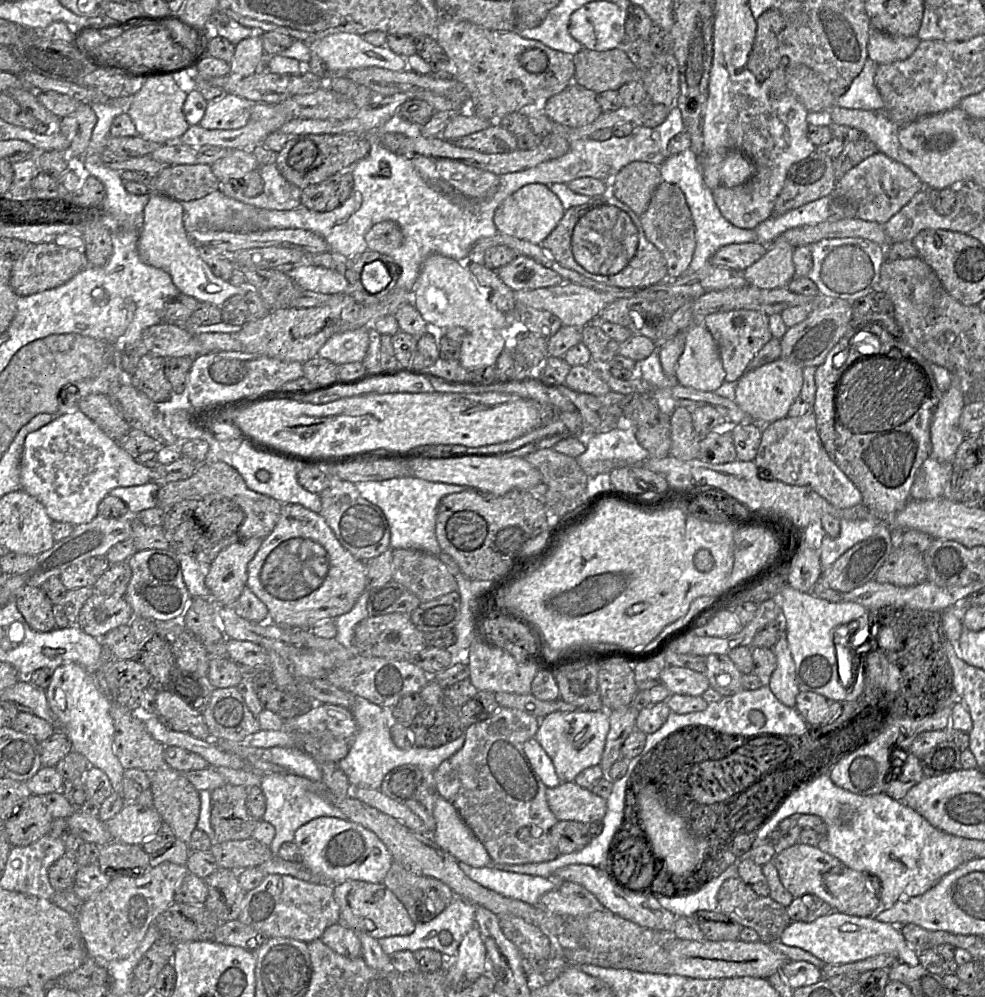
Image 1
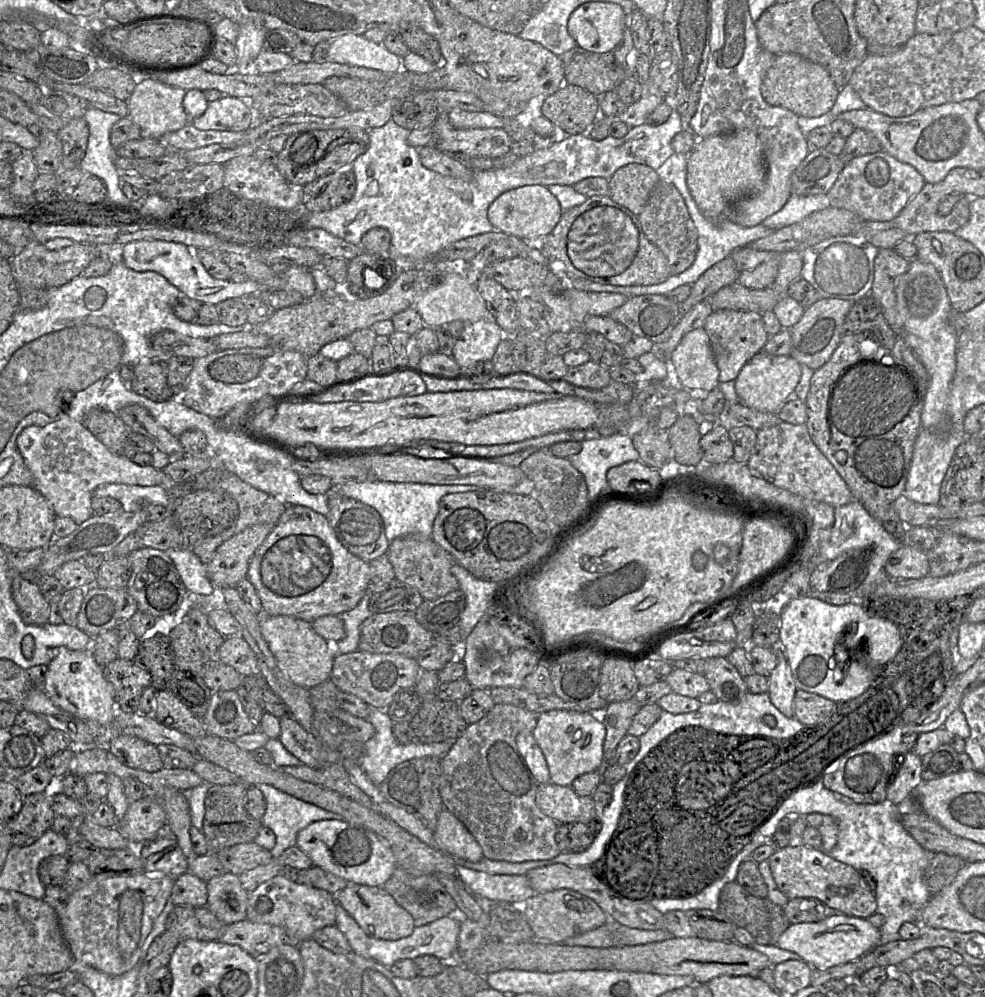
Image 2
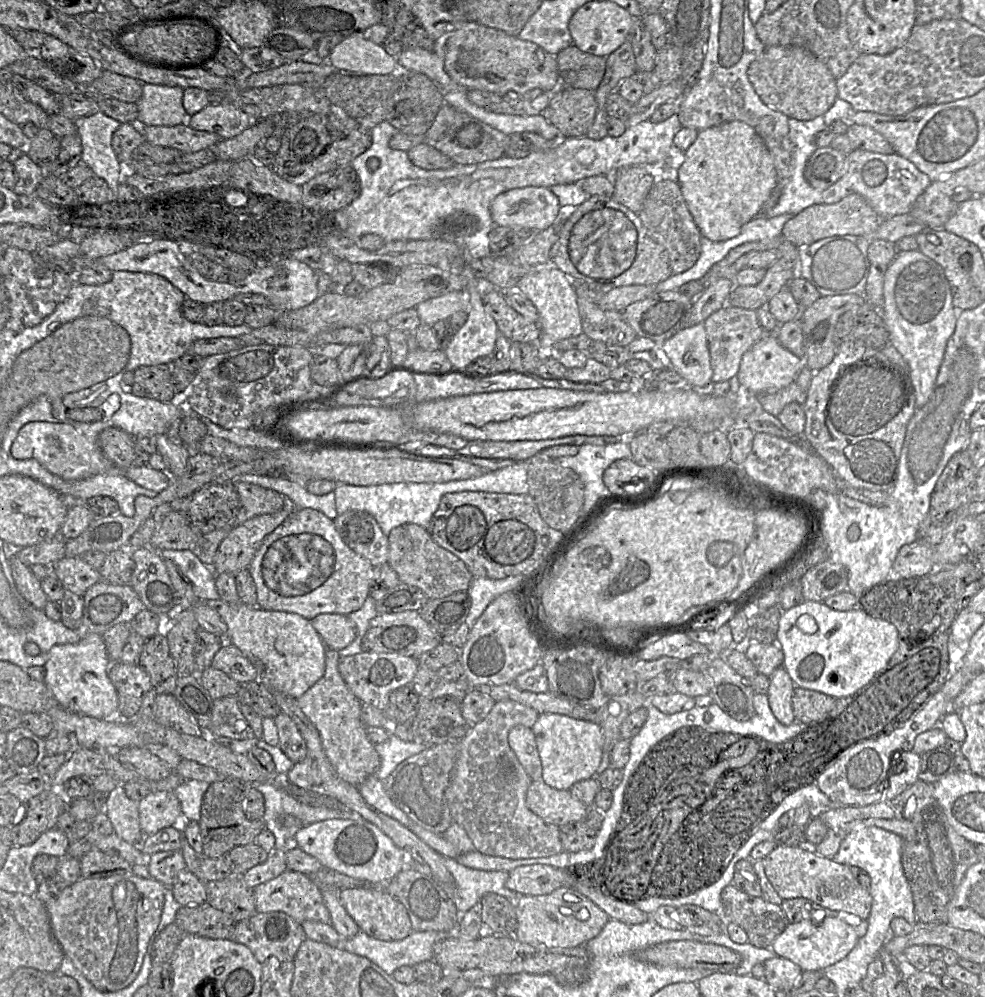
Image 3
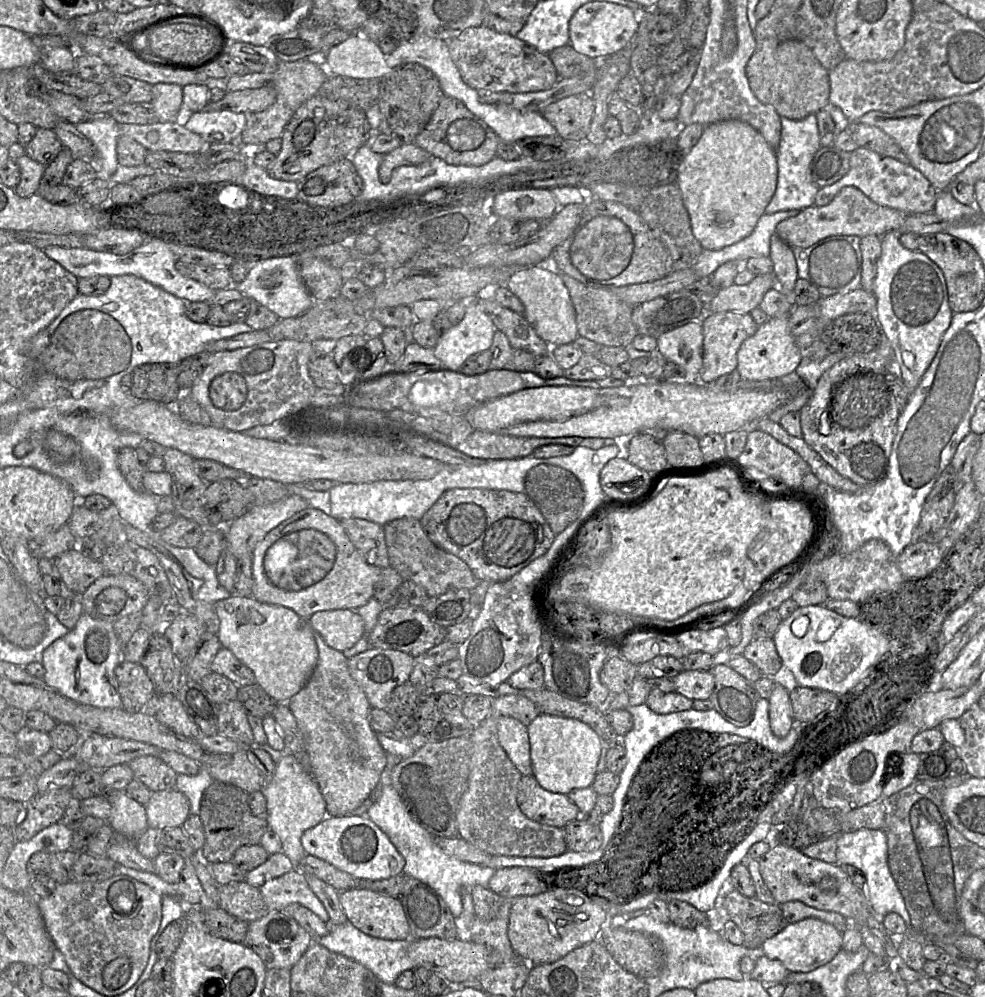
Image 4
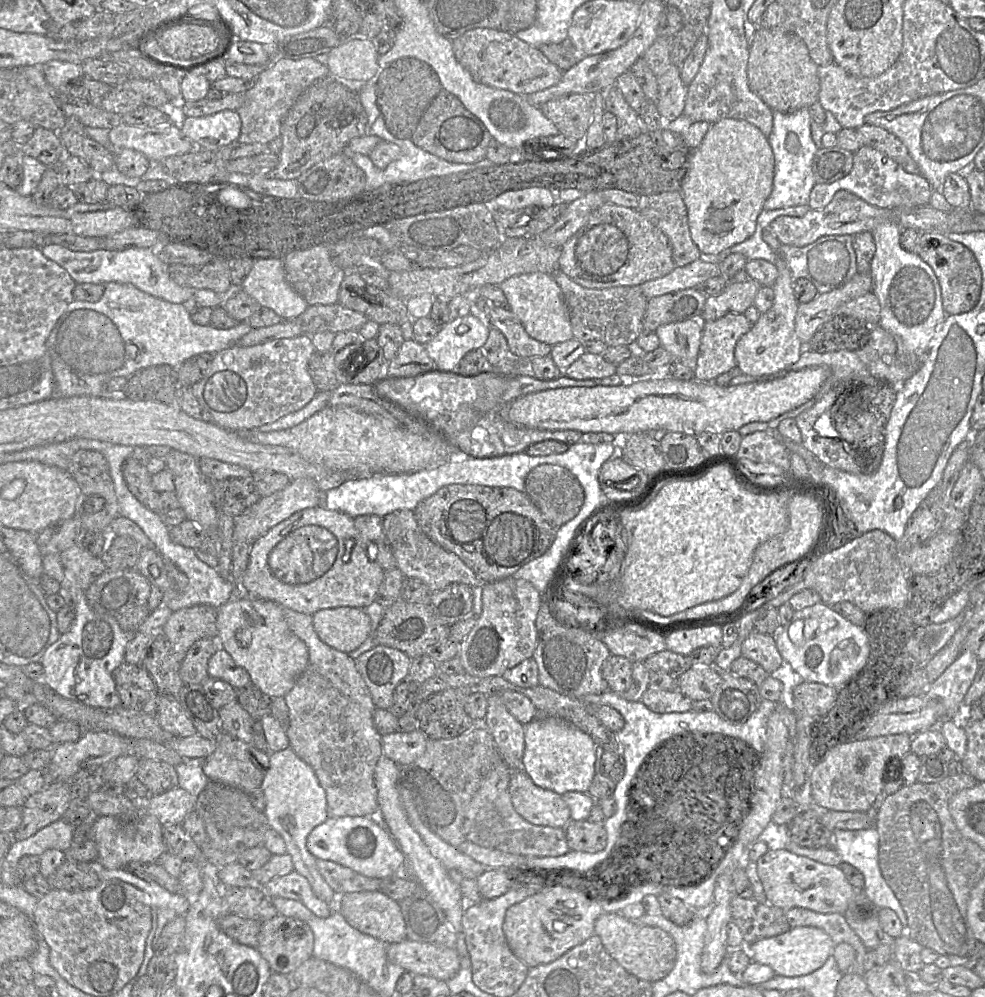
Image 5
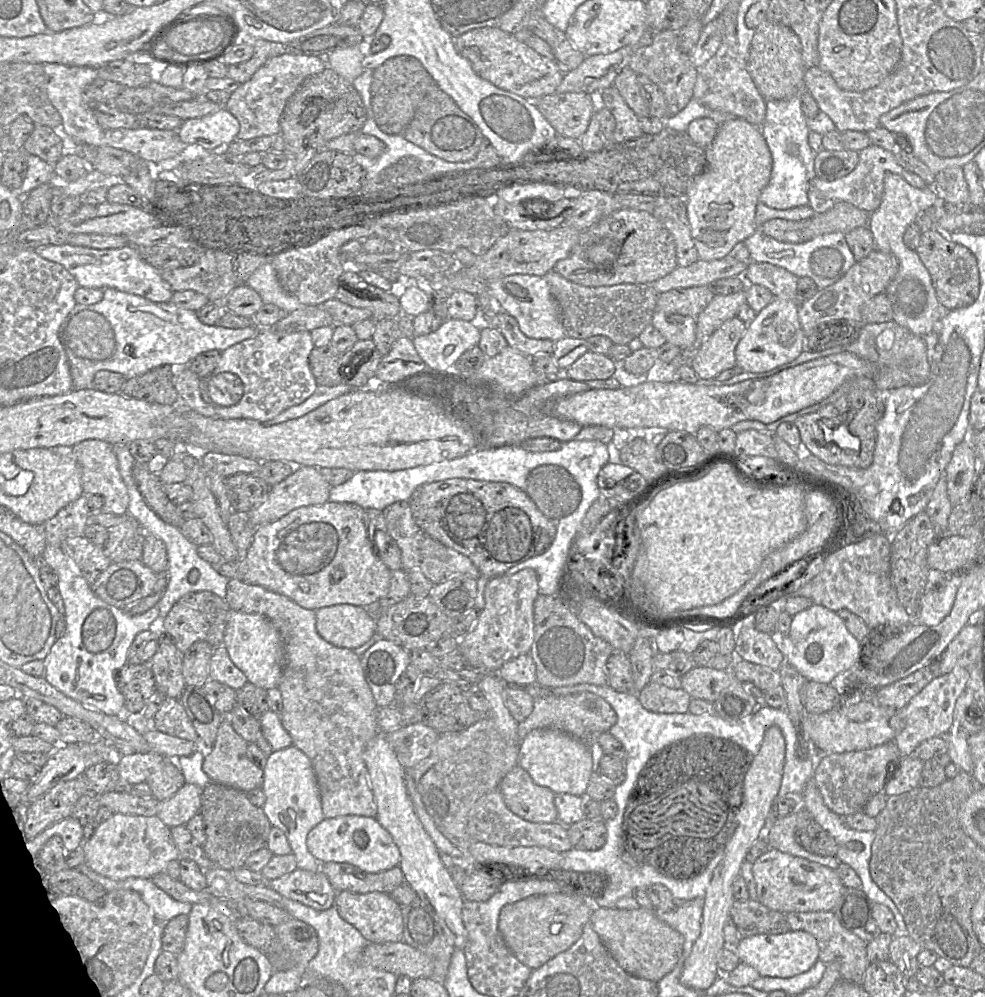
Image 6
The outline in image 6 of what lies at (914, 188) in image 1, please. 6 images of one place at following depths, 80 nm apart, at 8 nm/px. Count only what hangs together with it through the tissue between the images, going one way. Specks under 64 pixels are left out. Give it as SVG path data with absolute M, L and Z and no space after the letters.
M870 145L859 151L858 155L858 164L848 175L833 181L826 181L818 177L814 177L810 181L808 188L809 206L815 213L826 212L838 202L847 202L861 210L873 212L881 204L884 176L888 172L902 176L912 187L922 189L927 186L922 178L904 169L893 154L884 148Z

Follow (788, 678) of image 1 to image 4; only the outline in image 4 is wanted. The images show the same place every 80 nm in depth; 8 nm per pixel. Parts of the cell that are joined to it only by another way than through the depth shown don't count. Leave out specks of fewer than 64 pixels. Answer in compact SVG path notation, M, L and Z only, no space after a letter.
M775 683L768 700L771 730L776 737L784 738L789 733L794 720L790 692L781 684Z

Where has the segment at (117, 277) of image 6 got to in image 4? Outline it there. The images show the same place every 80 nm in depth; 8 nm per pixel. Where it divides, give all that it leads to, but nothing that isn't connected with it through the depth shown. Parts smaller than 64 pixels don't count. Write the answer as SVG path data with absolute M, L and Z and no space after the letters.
M157 239L148 240L145 244L123 255L94 251L85 247L63 248L59 246L49 246L45 248L43 252L48 258L59 263L78 279L96 275L104 275L110 278L113 276L133 275L183 299L186 303L210 303L215 291L217 291L191 278L183 276L175 267L178 260L176 248Z

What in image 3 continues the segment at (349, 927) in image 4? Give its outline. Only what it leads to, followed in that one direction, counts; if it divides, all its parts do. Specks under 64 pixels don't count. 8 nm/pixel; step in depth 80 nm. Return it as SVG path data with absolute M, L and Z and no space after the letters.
M363 931L342 939L342 949L368 958L388 974L404 965L413 966L434 956L435 945L455 932L413 931L400 940L380 940Z

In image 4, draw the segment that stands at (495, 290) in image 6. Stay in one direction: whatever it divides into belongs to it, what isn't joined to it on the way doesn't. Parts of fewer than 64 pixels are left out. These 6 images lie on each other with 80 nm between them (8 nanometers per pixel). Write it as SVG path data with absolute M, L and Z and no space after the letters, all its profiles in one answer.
M551 265L521 267L505 285L524 304L524 317L541 339L551 347L573 343L579 336L576 315L569 291L561 273Z

